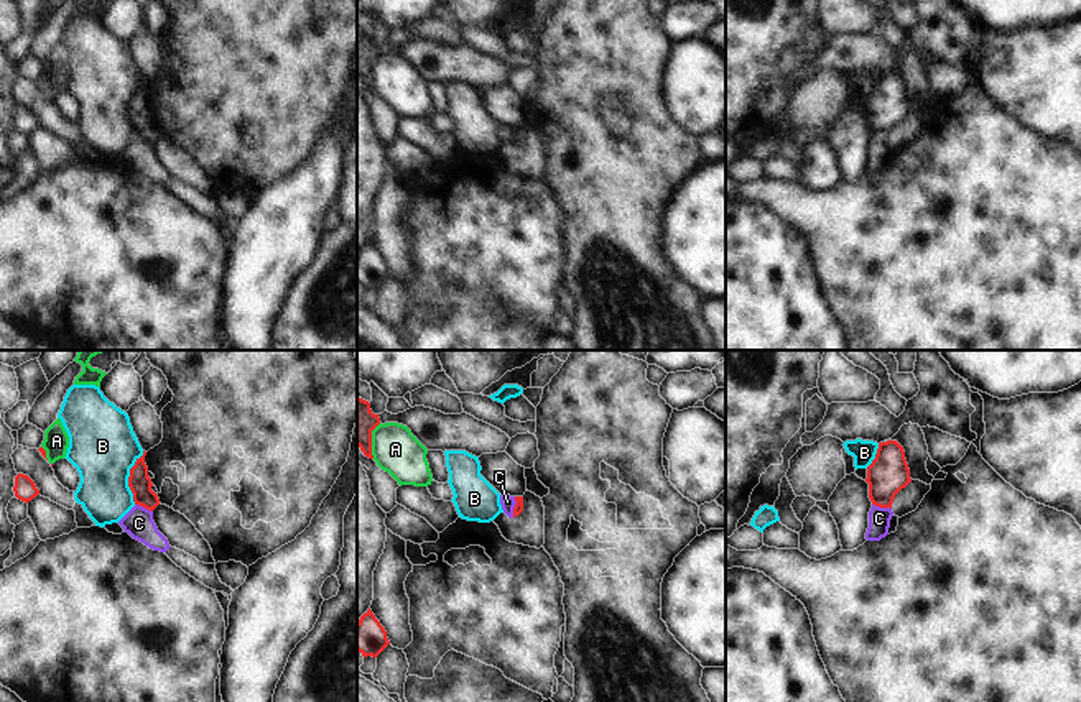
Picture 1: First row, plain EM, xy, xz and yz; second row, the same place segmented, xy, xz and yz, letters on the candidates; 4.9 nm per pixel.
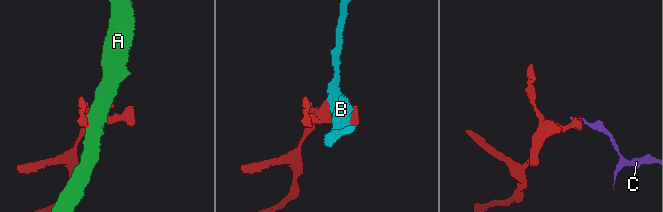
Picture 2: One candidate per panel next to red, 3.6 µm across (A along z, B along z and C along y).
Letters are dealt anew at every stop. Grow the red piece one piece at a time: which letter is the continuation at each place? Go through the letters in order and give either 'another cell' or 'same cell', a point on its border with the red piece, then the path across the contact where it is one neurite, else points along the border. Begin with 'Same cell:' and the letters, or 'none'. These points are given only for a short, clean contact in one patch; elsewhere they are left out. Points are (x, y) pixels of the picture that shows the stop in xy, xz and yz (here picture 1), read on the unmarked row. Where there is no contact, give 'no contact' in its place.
Same cell: none
A: another cell; contact xz (371, 73)
B: another cell; contact xy (129, 109)
C: another cell; contact yz (882, 138); border yz (872, 135), (890, 140)

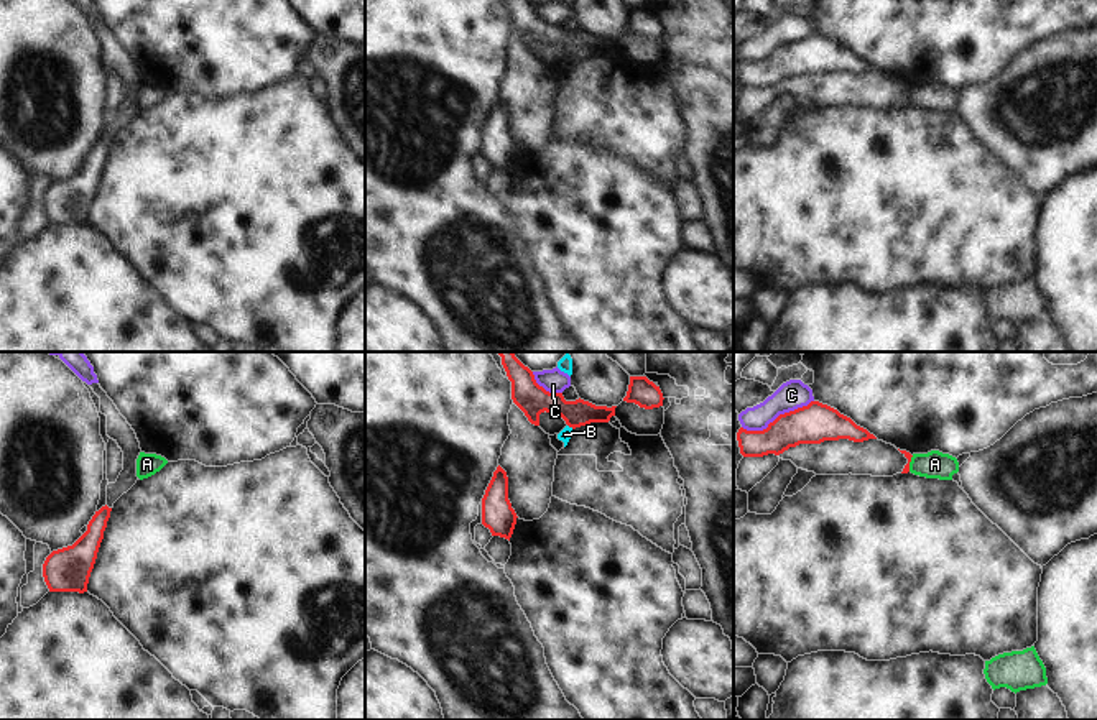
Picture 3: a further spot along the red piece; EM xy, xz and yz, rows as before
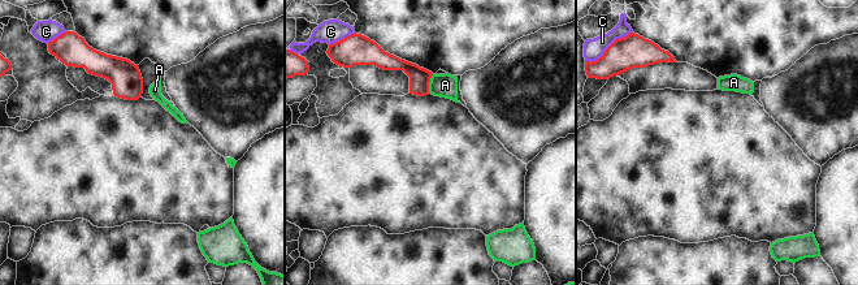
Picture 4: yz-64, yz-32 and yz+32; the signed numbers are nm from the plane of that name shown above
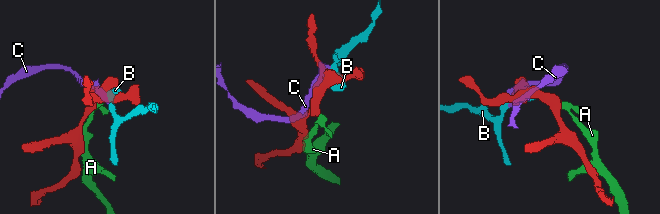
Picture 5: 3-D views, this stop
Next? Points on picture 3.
Same cell: none
A: another cell; contact yz (908, 96); border yz (913, 87), (908, 102)
B: another cell; contact xz (571, 58); border xz (568, 56), (573, 60)
C: another cell; contact yz (778, 48)

